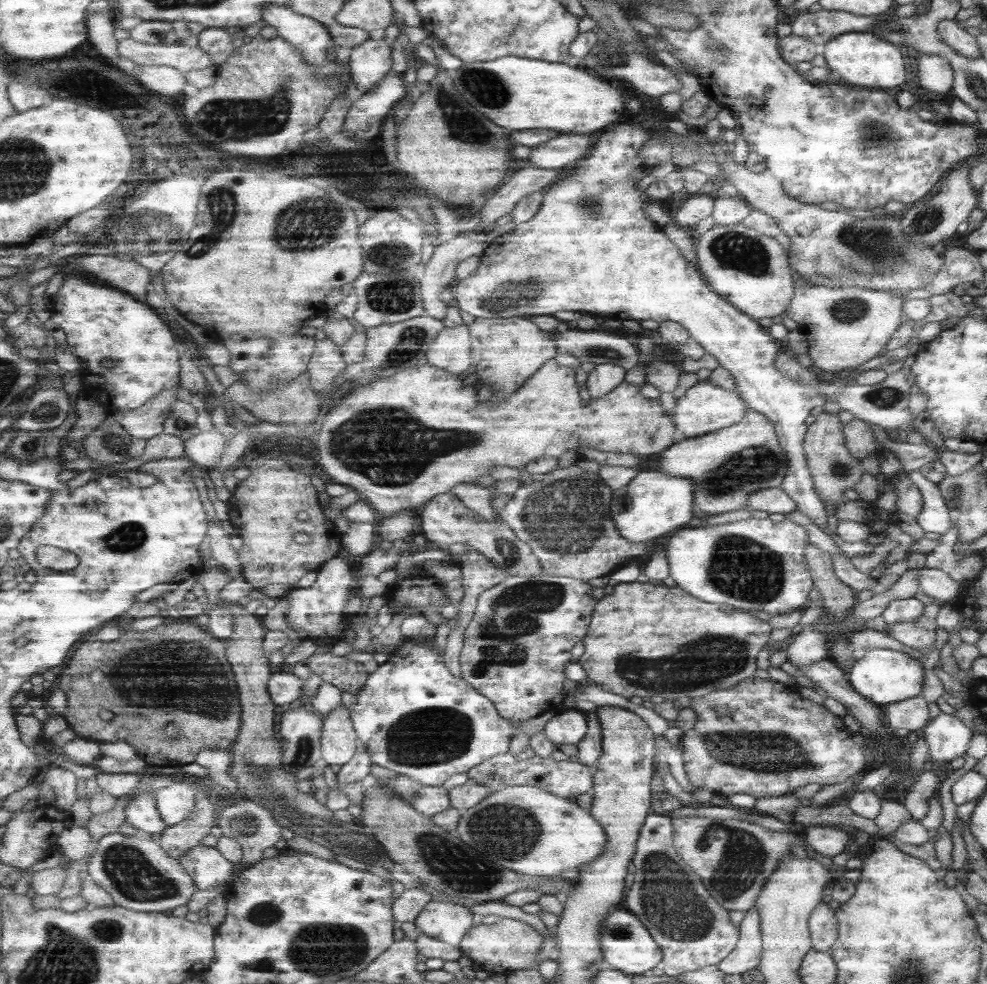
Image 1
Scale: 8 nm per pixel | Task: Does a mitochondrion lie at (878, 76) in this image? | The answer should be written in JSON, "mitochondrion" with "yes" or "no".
{"mitochondrion":"no"}

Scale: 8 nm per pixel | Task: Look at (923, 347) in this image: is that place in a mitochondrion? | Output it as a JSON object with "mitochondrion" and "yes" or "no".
{"mitochondrion":"no"}

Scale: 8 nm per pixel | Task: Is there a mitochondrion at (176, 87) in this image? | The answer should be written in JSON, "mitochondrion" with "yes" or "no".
{"mitochondrion":"no"}

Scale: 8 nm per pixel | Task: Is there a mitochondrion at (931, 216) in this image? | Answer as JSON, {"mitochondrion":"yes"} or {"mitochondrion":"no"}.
{"mitochondrion":"yes"}

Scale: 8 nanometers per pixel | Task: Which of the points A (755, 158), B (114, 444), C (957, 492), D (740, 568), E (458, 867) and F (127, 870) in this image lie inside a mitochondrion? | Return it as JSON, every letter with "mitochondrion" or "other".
{"A":"other","B":"mitochondrion","C":"mitochondrion","D":"mitochondrion","E":"mitochondrion","F":"mitochondrion"}

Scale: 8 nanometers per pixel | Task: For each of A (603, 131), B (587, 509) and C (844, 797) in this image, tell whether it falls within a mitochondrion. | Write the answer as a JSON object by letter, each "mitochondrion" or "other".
{"A":"other","B":"mitochondrion","C":"other"}

